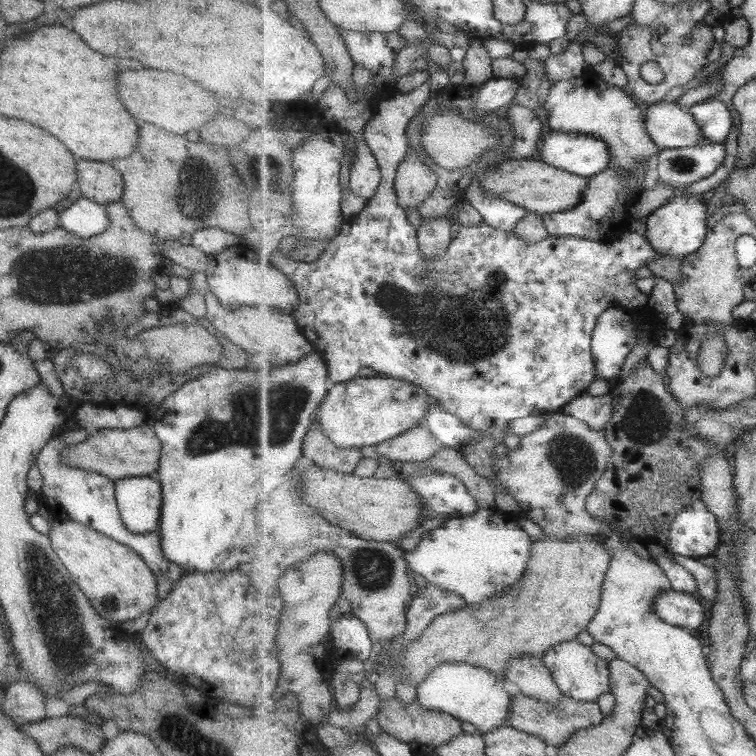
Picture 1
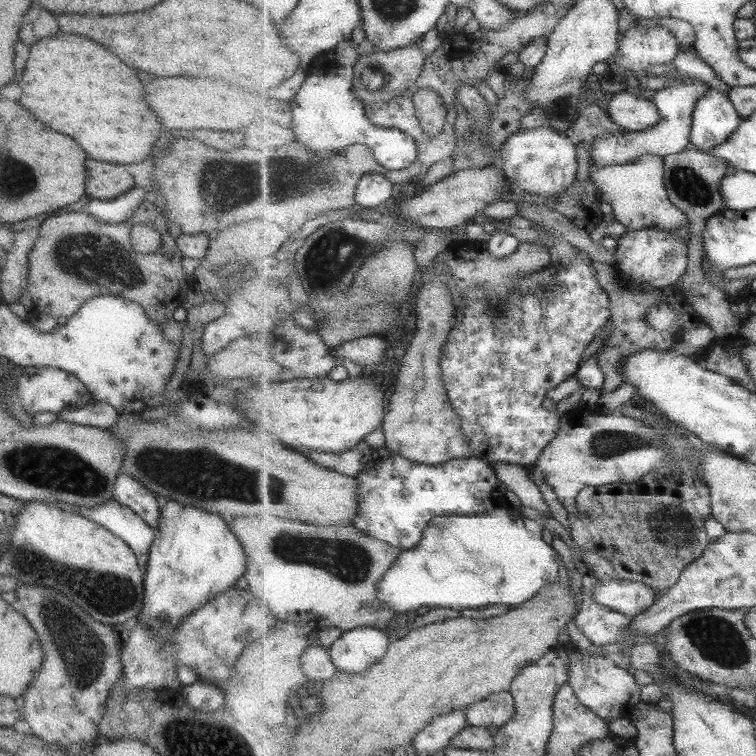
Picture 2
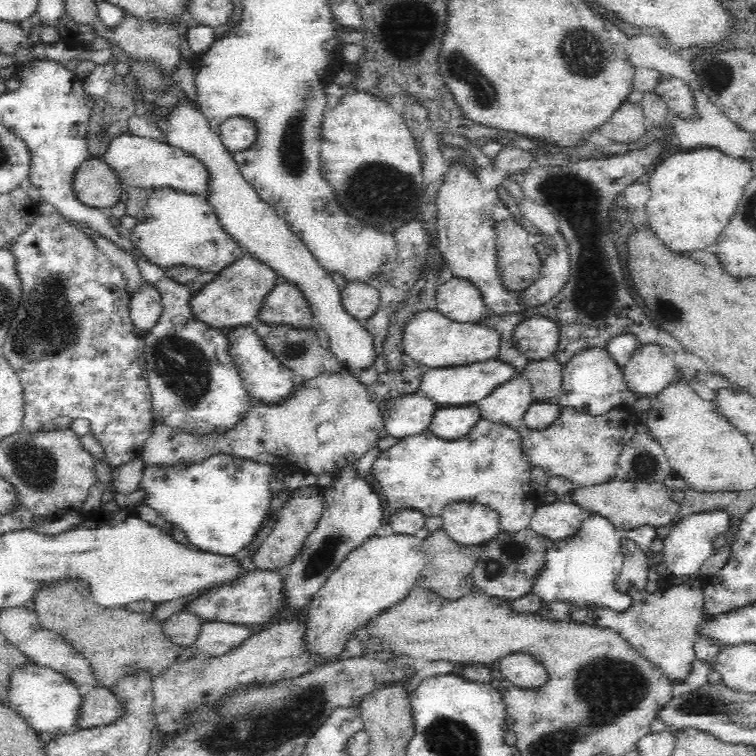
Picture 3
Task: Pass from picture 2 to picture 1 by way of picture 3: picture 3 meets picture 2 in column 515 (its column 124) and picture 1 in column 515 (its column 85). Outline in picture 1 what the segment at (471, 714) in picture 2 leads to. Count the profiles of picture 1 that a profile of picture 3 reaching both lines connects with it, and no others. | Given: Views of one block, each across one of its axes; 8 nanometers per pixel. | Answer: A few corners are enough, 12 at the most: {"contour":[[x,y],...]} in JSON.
{"contour":[[511,696],[509,725],[564,746],[606,719],[598,702]]}

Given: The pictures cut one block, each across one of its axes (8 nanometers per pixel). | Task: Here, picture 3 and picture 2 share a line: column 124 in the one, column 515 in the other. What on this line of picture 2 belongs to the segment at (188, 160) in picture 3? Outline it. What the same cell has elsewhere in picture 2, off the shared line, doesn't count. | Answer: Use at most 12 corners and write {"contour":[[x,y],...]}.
{"contour":[[548,126],[499,152],[516,187],[558,196],[577,180],[578,148]]}

